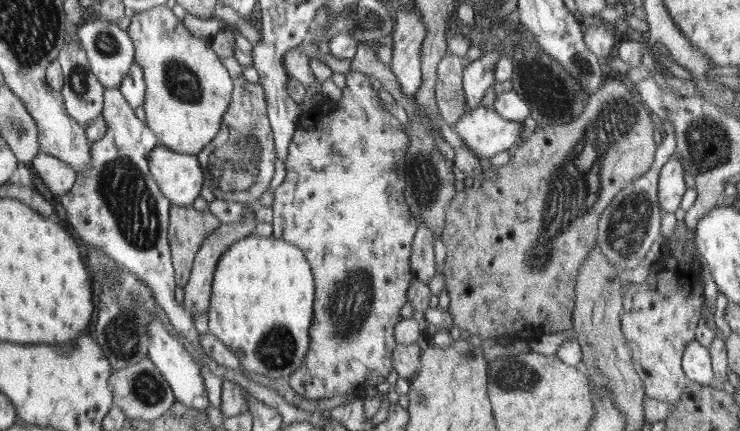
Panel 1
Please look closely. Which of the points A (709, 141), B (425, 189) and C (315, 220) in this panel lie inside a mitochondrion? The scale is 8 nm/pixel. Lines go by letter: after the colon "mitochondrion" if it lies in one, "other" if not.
A: mitochondrion
B: mitochondrion
C: other

